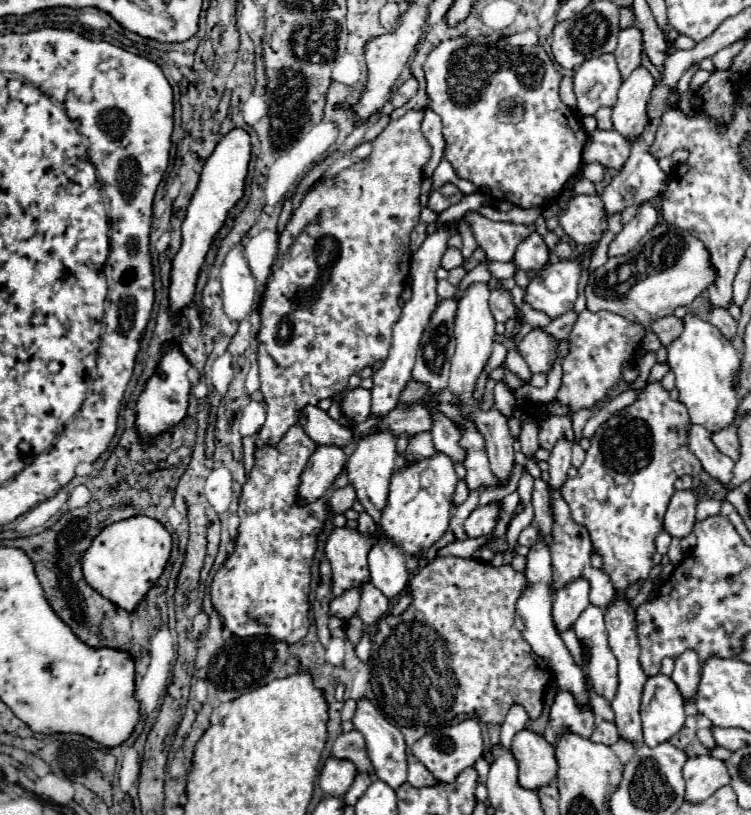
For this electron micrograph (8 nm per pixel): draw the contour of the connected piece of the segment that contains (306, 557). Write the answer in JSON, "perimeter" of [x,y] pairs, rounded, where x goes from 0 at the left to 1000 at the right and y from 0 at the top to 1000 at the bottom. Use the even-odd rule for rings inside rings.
{"perimeter":[[[389,523],[370,550],[341,555],[341,569],[317,616],[320,645],[312,680],[285,704],[280,717],[282,744],[298,766],[309,766],[328,753],[333,761],[352,766],[362,783],[381,790],[394,790],[410,775],[413,694],[423,670],[421,658],[439,633],[434,611],[407,621],[394,618],[397,589],[418,552],[418,540],[402,525]]]}

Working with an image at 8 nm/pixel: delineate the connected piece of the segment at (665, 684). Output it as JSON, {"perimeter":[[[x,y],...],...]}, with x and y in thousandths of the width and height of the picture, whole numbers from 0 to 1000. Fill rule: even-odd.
{"perimeter":[[[874,827],[863,832],[852,864],[852,883],[863,918],[889,910],[911,891],[911,856],[889,829]]]}

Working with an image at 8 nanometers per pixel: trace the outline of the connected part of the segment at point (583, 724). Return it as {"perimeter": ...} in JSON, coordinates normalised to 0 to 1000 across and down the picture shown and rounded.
{"perimeter":[[[743,847],[738,864],[732,869],[732,886],[727,891],[727,908],[738,910],[738,903],[743,901],[743,893],[759,893],[762,898],[770,898],[772,903],[786,906],[786,898],[791,896],[791,874],[780,864],[770,864],[764,852],[754,847]]]}

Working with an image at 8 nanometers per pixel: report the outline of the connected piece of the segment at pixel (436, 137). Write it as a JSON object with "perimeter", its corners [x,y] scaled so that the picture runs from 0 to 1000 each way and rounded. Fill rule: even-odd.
{"perimeter":[[[565,133],[562,164],[570,169],[570,174],[573,174],[575,184],[578,184],[573,199],[570,199],[567,206],[565,206],[567,218],[575,216],[578,206],[586,201],[586,196],[589,196],[589,191],[591,191],[591,172],[589,172],[589,162],[586,162],[586,157],[589,157],[589,150],[583,147],[583,140],[578,140],[573,133]]]}

